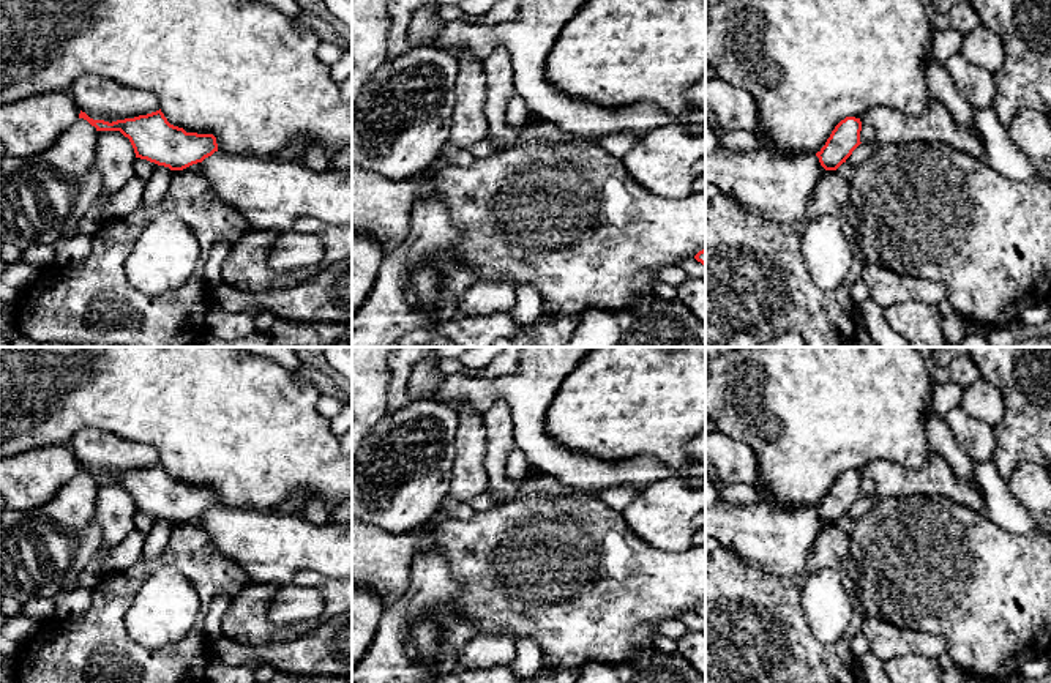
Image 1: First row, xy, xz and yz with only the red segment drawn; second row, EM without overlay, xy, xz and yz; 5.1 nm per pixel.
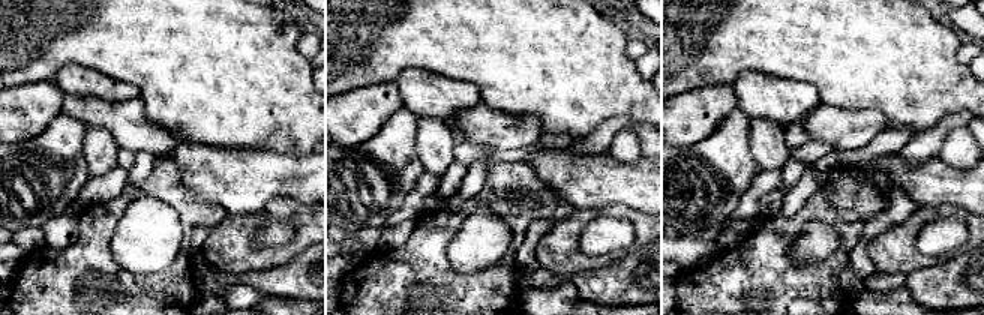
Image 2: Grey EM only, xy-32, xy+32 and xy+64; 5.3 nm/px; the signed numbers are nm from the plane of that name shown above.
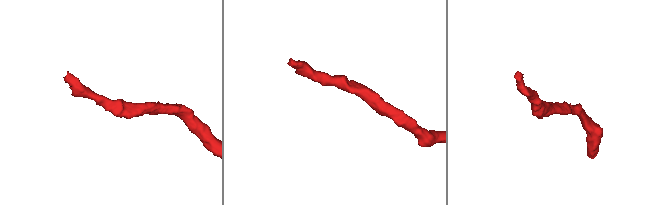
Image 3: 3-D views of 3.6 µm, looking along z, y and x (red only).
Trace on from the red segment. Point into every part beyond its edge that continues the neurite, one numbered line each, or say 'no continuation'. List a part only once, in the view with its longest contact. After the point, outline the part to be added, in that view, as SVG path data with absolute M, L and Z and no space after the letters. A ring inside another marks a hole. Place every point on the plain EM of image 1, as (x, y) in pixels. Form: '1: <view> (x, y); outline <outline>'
no continuation

